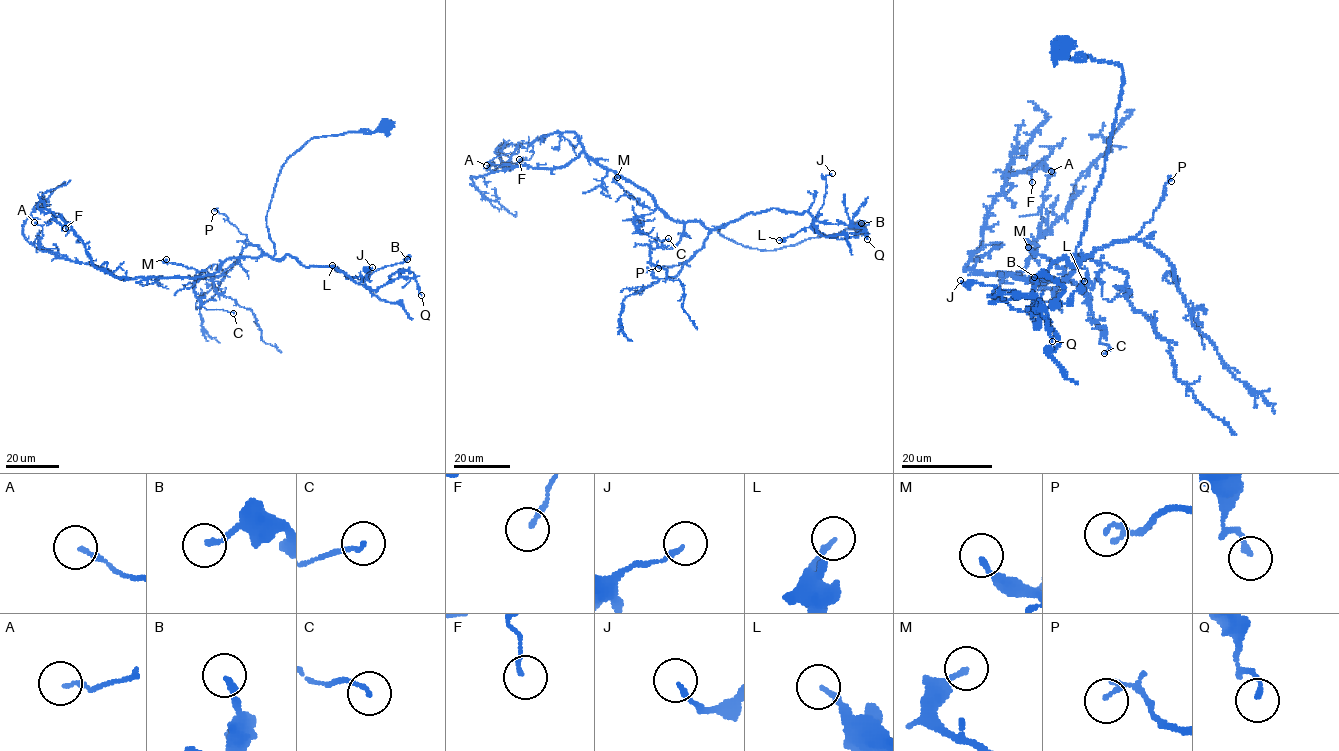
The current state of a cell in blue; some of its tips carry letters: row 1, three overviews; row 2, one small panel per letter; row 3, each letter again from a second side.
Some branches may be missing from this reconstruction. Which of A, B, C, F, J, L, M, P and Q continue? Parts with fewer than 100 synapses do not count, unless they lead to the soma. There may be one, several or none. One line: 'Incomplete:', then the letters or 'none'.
Incomplete: none

